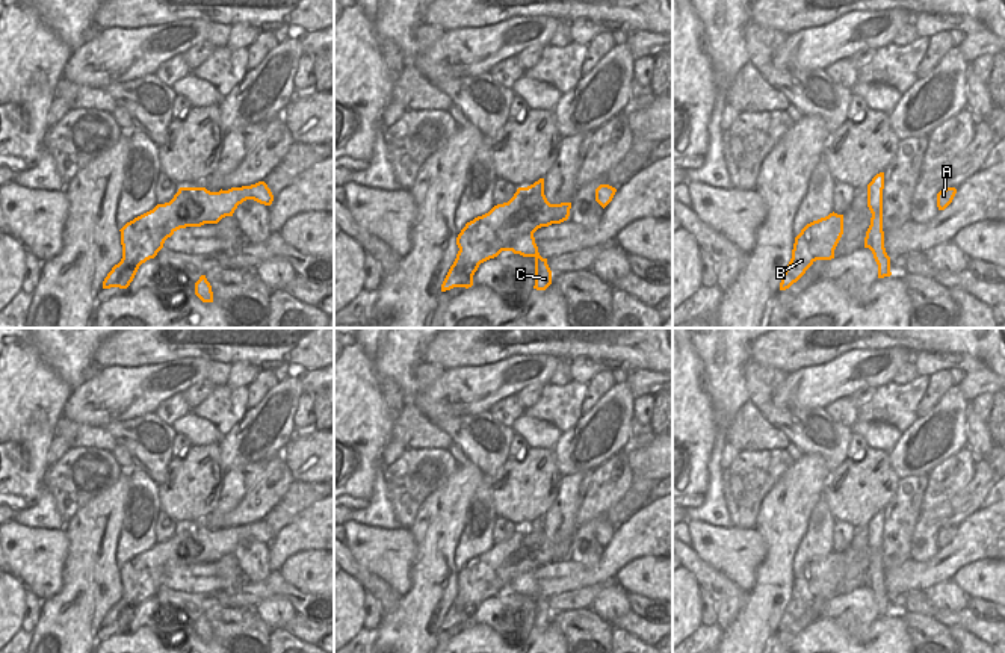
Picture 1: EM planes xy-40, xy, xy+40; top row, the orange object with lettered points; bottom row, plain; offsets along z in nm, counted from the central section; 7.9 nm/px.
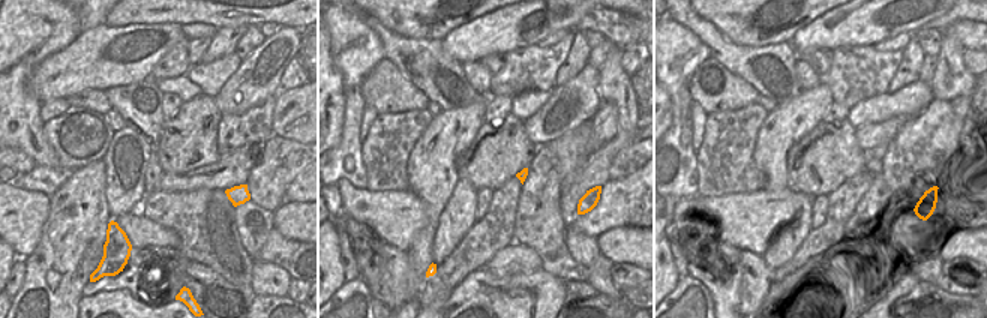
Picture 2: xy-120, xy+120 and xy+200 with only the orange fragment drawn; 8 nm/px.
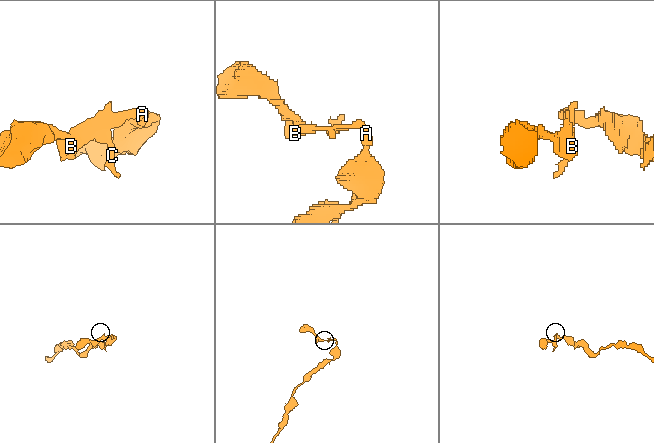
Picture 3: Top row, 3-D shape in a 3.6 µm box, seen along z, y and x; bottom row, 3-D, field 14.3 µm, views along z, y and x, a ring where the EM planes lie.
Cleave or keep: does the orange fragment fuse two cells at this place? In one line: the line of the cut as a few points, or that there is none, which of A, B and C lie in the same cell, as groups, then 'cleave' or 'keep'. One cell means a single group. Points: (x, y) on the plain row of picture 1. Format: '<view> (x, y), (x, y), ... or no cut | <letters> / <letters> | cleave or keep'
no cut | A B C | keep

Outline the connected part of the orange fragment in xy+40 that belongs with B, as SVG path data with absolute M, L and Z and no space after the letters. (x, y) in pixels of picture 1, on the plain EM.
M834 550L807 562L795 576L792 597L781 615L780 629L796 621L816 599L834 597L842 573L843 553Z

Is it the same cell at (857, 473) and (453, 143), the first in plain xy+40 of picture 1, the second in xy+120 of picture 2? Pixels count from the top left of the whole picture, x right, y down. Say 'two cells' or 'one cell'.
two cells

